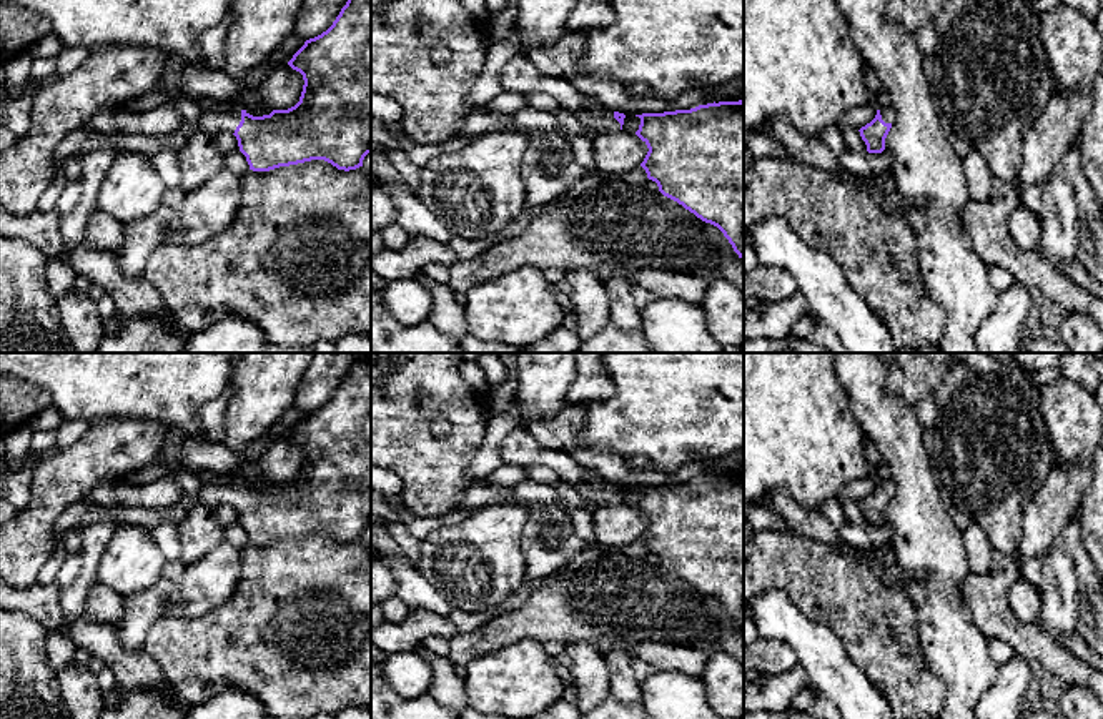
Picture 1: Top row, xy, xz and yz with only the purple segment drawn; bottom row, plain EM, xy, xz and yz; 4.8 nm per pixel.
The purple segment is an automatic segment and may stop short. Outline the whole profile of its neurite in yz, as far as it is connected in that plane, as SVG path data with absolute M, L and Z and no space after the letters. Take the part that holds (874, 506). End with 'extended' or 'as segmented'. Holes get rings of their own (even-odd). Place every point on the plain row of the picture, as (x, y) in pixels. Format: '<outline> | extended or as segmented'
M882 481L877 483L877 488L870 496L858 503L868 526L882 526L885 523L885 511L892 501L893 493L895 486L892 481Z | extended

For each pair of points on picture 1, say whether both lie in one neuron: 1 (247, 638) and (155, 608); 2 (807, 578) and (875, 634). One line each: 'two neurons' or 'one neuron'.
1: two neurons
2: one neuron

